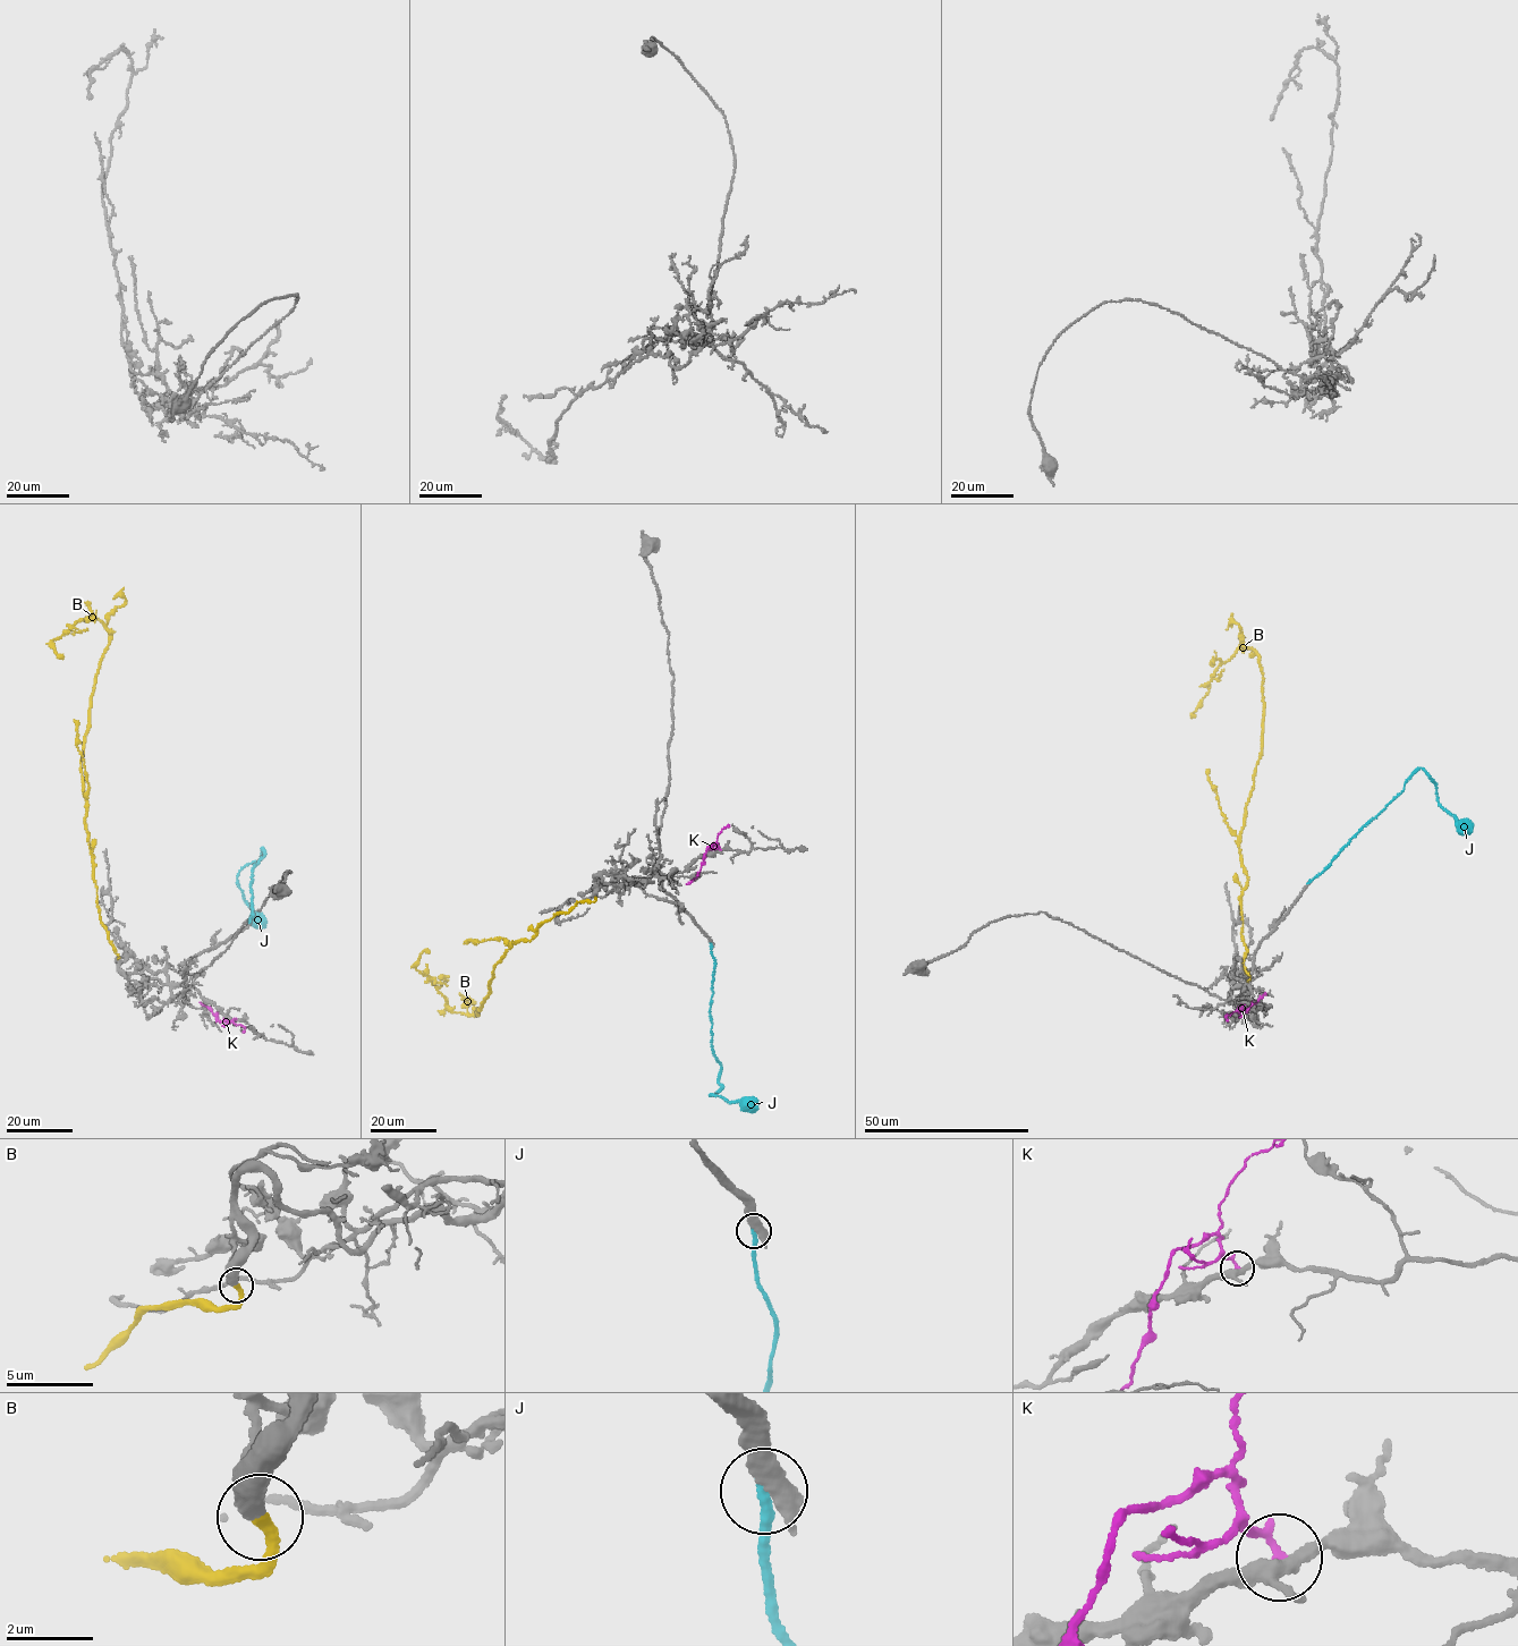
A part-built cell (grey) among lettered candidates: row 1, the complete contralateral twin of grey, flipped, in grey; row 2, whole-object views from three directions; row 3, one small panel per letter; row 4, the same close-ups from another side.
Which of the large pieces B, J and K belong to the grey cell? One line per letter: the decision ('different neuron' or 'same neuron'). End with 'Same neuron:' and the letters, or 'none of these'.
B: same neuron
J: different neuron
K: different neuron
Same neuron: B

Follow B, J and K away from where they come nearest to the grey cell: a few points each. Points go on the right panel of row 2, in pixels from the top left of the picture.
B: (1247, 982), (1240, 893), (1247, 874), (1239, 833), (1261, 751), (1258, 655), (1238, 648), (1224, 661), (1195, 714)
J: (1307, 882), (1402, 789), (1405, 782), (1419, 768), (1435, 787), (1438, 803), (1470, 831)
K: (1245, 1006), (1238, 1010), (1240, 1014), (1265, 993)

